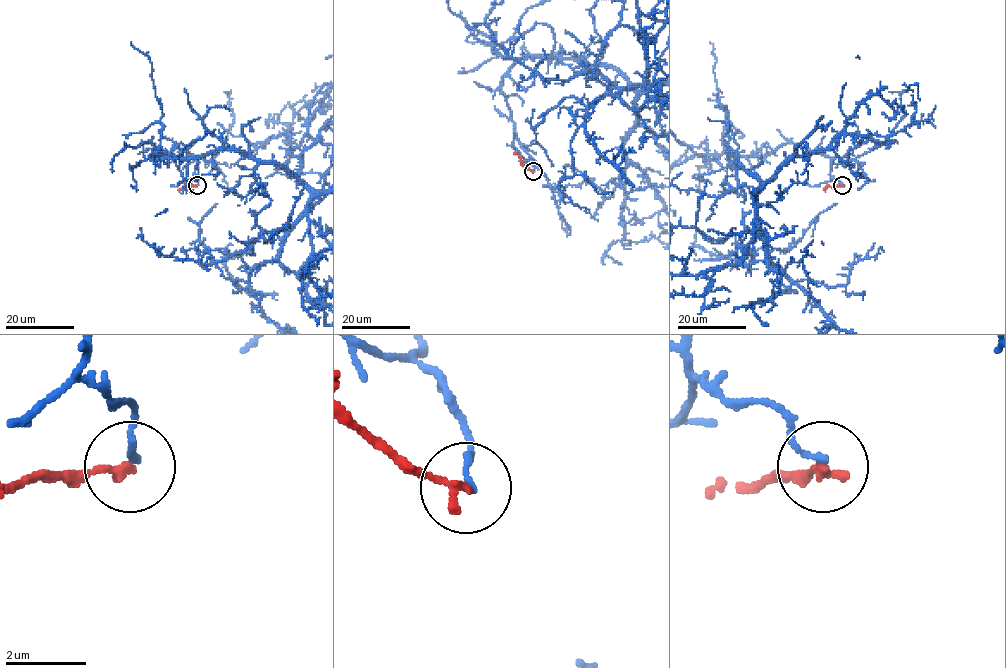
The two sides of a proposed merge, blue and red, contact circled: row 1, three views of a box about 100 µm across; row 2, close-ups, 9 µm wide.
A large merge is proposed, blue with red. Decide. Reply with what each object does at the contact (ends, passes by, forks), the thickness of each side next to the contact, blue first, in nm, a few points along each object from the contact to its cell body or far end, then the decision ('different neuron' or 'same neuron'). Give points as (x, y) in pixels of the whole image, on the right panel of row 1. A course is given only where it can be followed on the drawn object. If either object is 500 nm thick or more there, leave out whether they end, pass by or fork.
blue ends; red ends; calibres 140 and 240 nm; course red (842, 185), (823, 189); different neuron

